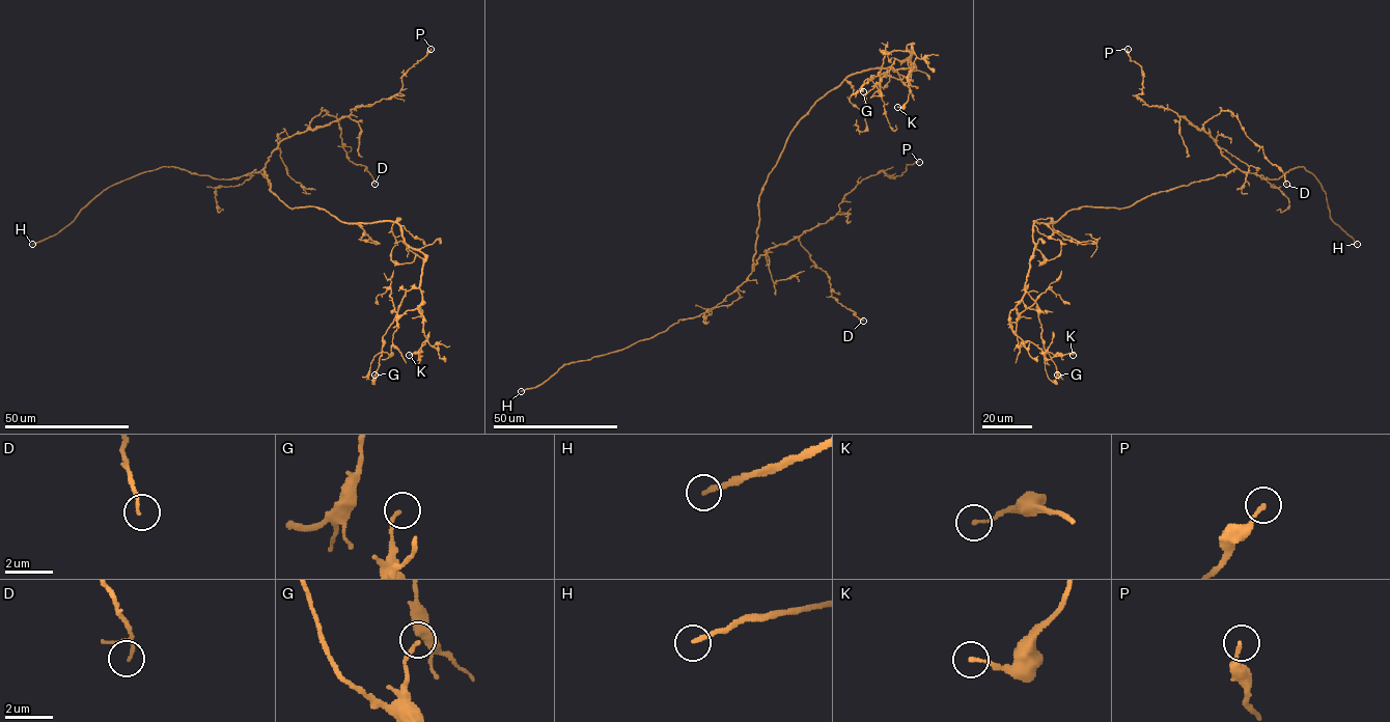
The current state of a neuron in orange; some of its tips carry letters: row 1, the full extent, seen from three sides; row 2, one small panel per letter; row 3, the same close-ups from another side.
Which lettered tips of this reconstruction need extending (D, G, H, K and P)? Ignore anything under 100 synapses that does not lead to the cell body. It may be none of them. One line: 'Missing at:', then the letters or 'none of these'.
Missing at: H

